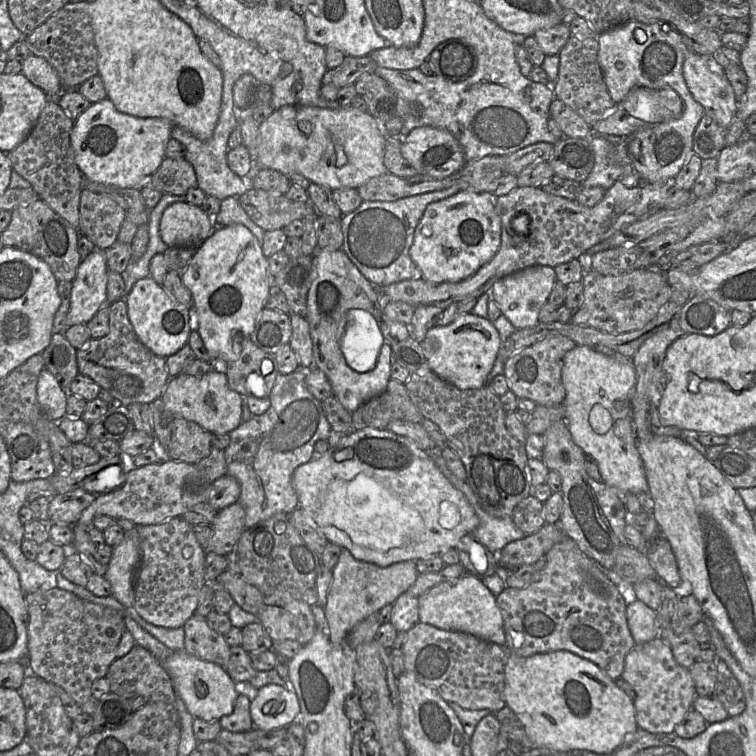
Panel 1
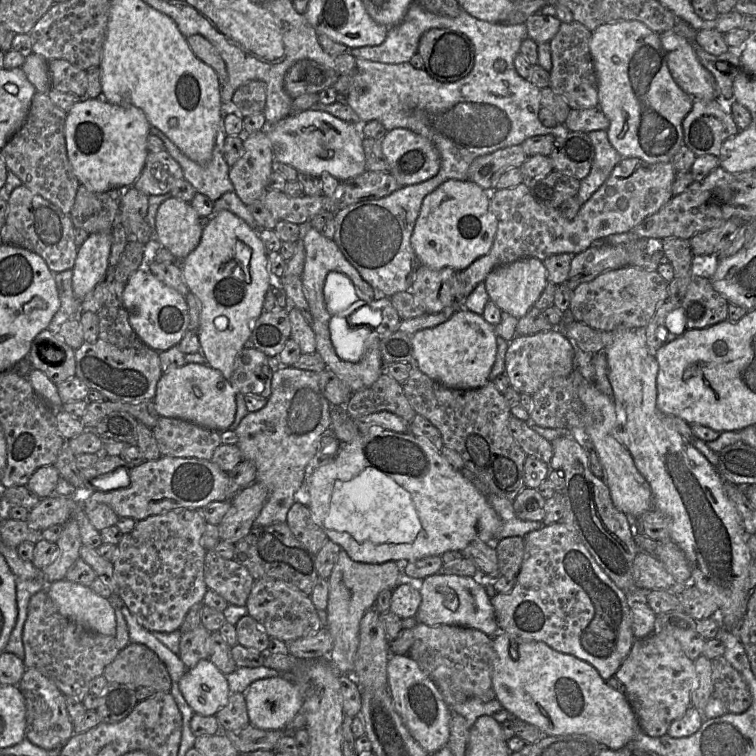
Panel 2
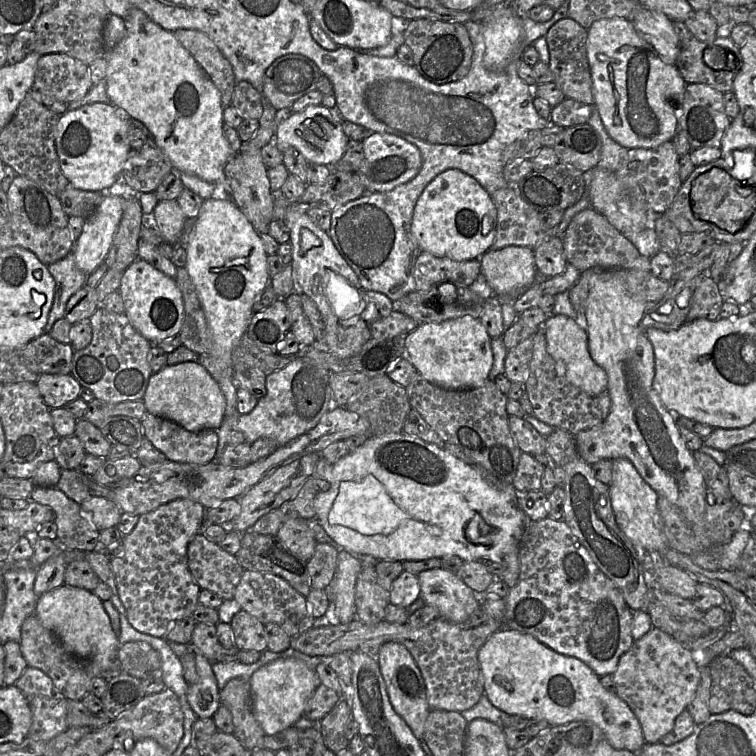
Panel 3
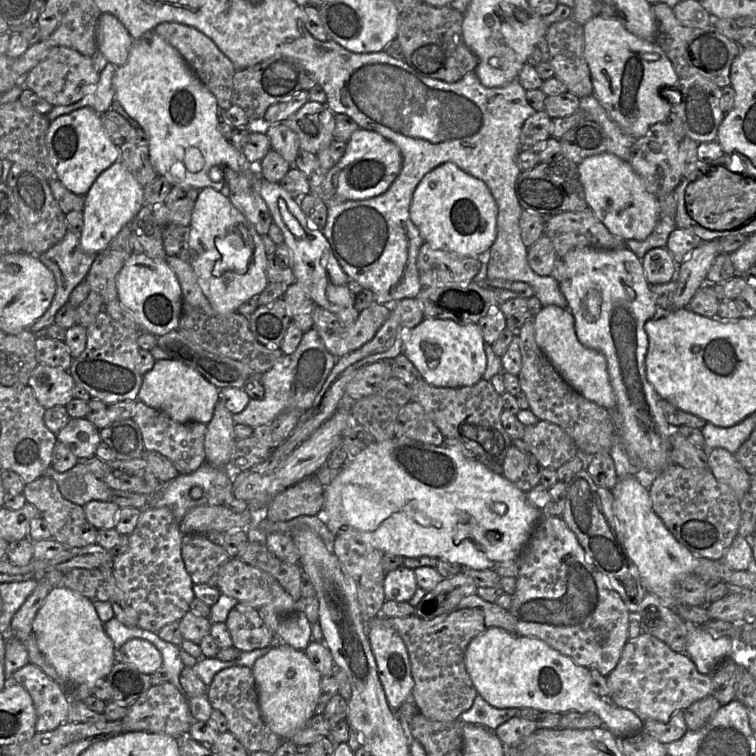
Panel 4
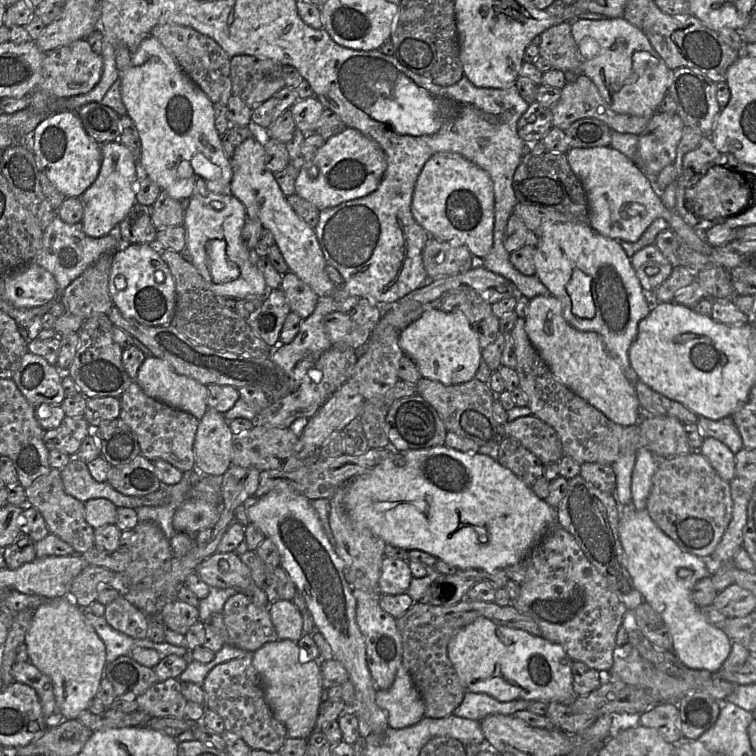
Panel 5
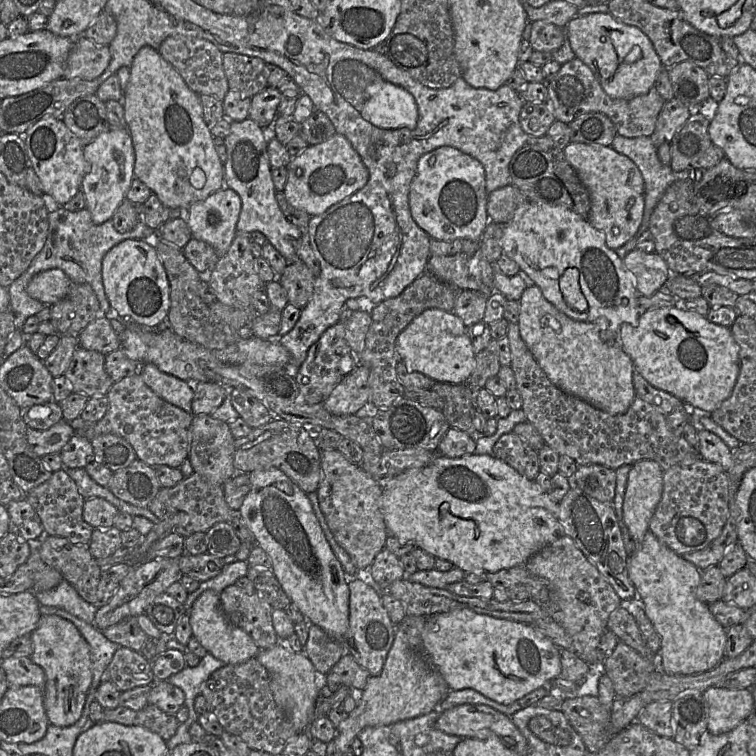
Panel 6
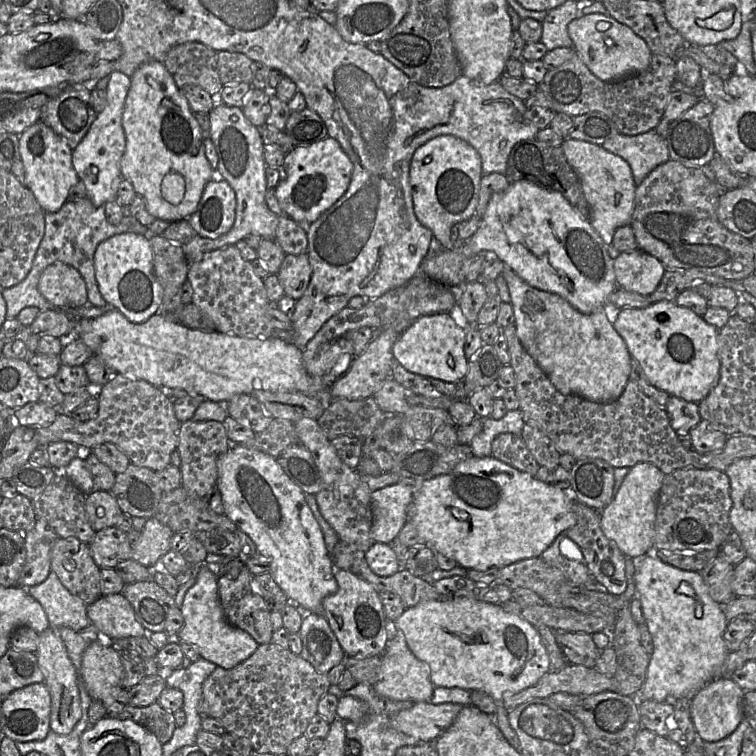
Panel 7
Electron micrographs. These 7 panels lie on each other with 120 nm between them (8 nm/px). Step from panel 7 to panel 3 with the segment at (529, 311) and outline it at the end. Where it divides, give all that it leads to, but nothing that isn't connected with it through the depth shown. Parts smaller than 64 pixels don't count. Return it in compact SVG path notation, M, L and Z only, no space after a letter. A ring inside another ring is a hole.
M551 314L543 323L547 351L557 364L562 366L567 380L574 386L596 397L608 390L608 376L591 357L588 350L587 332L576 322L565 315Z

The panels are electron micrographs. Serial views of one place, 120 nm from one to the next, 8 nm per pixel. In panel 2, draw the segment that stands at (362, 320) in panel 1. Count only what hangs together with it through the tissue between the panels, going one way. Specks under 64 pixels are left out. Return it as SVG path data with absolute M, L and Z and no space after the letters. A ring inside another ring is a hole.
M332 316L330 322L331 340L340 359L348 362L358 362L367 350L369 337L376 333L368 326L351 327L346 322L341 322L337 329L338 320Z

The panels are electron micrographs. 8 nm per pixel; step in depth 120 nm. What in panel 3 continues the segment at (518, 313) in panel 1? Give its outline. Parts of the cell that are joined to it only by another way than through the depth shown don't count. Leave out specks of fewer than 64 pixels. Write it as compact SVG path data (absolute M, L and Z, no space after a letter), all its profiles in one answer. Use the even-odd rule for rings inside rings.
M507 246L488 250L481 256L480 262L481 273L494 296L517 296L535 283L537 266L531 248Z

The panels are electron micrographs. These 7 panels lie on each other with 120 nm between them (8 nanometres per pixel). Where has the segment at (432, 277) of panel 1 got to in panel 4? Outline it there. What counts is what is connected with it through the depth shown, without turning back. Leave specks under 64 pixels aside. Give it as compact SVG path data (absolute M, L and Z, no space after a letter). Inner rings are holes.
M452 162L428 172L417 185L410 204L410 219L424 242L436 249L477 259L496 239L497 215L498 207L487 185Z

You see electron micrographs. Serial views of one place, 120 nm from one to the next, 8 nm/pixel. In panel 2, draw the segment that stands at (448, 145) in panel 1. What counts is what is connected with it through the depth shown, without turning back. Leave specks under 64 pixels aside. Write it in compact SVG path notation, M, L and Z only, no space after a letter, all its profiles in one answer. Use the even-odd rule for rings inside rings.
M409 129L387 131L380 142L388 163L388 173L400 186L424 182L440 169L440 155L433 143Z

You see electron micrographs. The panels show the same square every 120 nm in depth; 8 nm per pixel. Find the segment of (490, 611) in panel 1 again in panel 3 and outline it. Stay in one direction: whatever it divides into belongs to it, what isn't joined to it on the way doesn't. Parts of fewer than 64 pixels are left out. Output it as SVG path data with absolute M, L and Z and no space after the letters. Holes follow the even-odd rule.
M442 567L418 575L420 598L437 609L439 616L453 623L469 619L480 607L481 599L456 574Z

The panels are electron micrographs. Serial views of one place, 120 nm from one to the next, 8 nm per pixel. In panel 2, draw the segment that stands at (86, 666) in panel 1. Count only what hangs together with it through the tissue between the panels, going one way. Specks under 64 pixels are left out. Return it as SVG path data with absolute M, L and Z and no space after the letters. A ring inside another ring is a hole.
M45 590L35 593L29 600L22 641L25 667L38 670L50 679L64 696L71 696L79 702L89 693L90 681L103 675L105 667L120 651L114 636L85 629L60 614Z

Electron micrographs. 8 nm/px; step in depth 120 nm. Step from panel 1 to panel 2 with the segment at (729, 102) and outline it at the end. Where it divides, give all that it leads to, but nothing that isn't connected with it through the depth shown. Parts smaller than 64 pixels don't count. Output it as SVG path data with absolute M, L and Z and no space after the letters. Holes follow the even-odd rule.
M665 31L659 36L666 51L669 71L682 90L694 100L717 99L715 79L701 64L693 46L695 42L672 31Z

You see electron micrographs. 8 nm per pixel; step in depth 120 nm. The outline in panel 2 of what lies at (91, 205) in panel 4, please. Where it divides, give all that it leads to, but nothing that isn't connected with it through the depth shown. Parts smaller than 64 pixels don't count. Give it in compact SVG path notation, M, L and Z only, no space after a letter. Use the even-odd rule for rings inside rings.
M92 233L78 247L72 268L72 289L79 301L104 277L109 265L111 244L111 233Z

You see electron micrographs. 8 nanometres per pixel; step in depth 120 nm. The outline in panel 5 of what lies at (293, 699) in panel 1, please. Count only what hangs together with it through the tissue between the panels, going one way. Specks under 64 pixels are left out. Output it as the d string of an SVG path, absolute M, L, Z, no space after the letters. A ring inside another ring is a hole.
M278 639L267 642L253 652L252 663L258 672L265 693L265 700L272 710L275 718L280 721L287 730L289 738L307 739L315 729L321 704L323 690L320 661L310 659L306 652L299 648L297 642L288 639Z

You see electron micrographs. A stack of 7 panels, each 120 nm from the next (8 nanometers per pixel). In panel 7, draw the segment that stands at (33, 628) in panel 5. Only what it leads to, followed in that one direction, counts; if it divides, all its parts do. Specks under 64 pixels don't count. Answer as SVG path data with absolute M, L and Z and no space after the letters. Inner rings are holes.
M49 627L39 634L35 652L38 664L44 672L44 683L51 696L50 730L57 734L69 734L82 716L81 700L77 685L76 668L71 661L58 628Z

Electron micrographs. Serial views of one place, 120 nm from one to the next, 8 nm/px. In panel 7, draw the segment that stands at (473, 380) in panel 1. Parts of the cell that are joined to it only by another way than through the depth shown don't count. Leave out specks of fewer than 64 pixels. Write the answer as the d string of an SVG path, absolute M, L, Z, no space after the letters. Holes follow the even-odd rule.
M449 312L426 314L417 318L399 335L398 339L395 341L395 343L392 346L392 354L393 354L395 363L401 364L406 370L410 372L413 372L413 373L416 373L425 377L439 379L446 382L463 381L468 371L468 360L464 353L465 339L466 339L465 331L454 322Z

